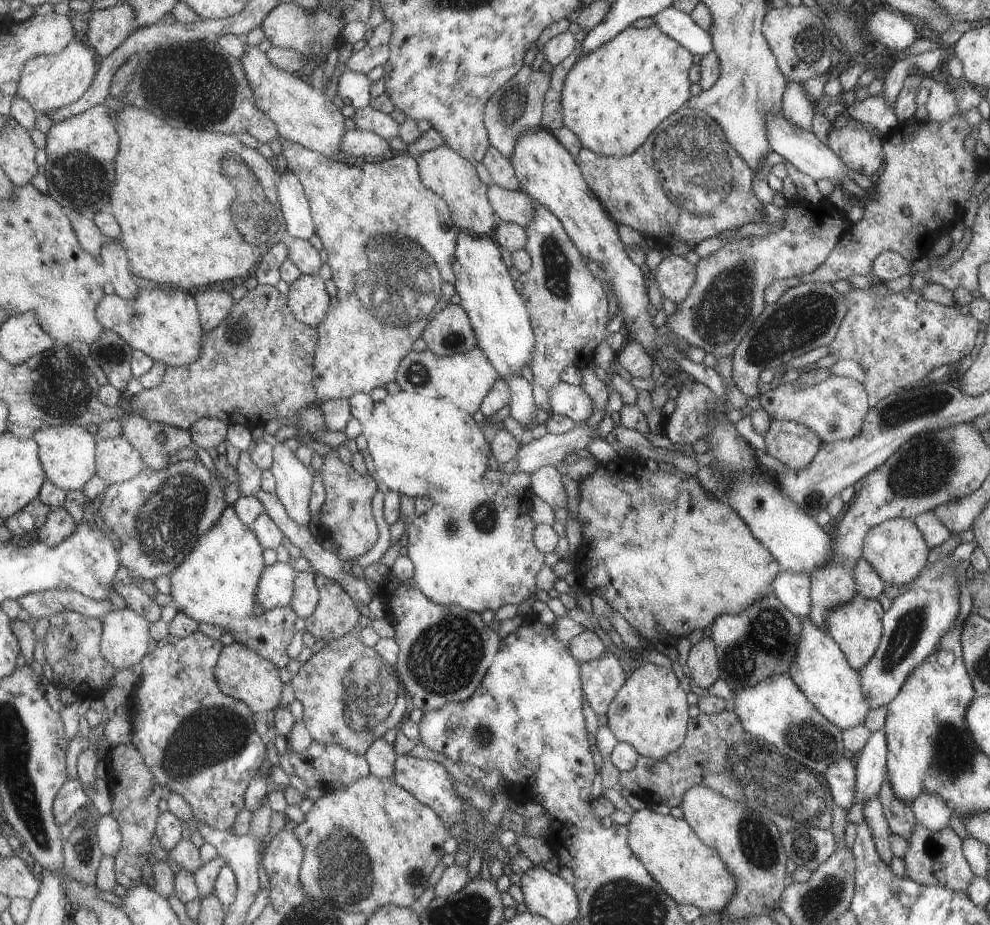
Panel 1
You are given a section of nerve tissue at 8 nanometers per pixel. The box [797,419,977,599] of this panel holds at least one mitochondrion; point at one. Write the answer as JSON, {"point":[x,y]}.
{"point":[928,466]}

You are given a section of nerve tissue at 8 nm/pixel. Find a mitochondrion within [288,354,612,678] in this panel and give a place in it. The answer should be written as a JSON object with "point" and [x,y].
{"point":[484,518]}

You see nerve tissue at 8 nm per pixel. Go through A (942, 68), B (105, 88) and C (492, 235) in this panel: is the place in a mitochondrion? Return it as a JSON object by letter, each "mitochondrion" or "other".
{"A":"other","B":"other","C":"other"}

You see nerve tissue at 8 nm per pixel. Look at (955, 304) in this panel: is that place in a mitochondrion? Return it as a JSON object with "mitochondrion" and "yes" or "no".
{"mitochondrion":"no"}

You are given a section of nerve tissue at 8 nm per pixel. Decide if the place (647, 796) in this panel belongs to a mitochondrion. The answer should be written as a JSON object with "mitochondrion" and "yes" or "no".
{"mitochondrion":"no"}

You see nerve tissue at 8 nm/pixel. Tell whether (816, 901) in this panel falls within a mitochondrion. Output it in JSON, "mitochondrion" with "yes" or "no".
{"mitochondrion":"yes"}

